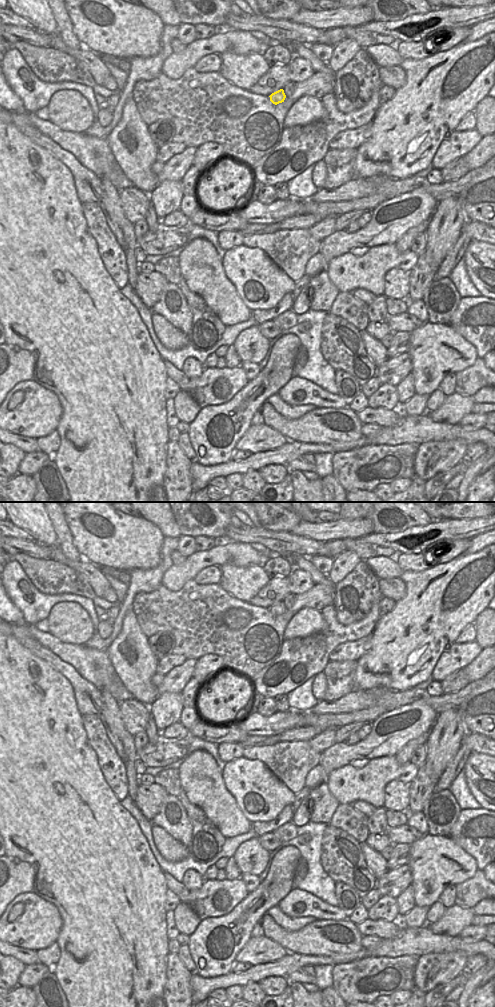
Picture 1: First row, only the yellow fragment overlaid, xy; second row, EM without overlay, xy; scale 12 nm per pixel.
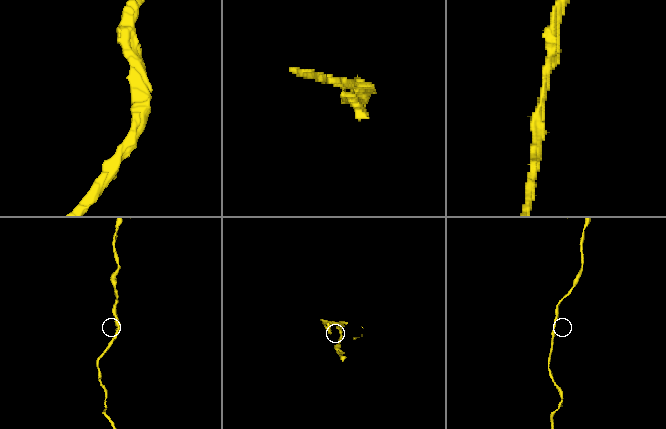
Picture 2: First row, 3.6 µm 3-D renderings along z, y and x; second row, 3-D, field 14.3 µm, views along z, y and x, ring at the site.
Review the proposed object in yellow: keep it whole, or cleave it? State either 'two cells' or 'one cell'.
one cell

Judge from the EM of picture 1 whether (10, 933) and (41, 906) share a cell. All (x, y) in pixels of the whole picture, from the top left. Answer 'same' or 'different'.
same

